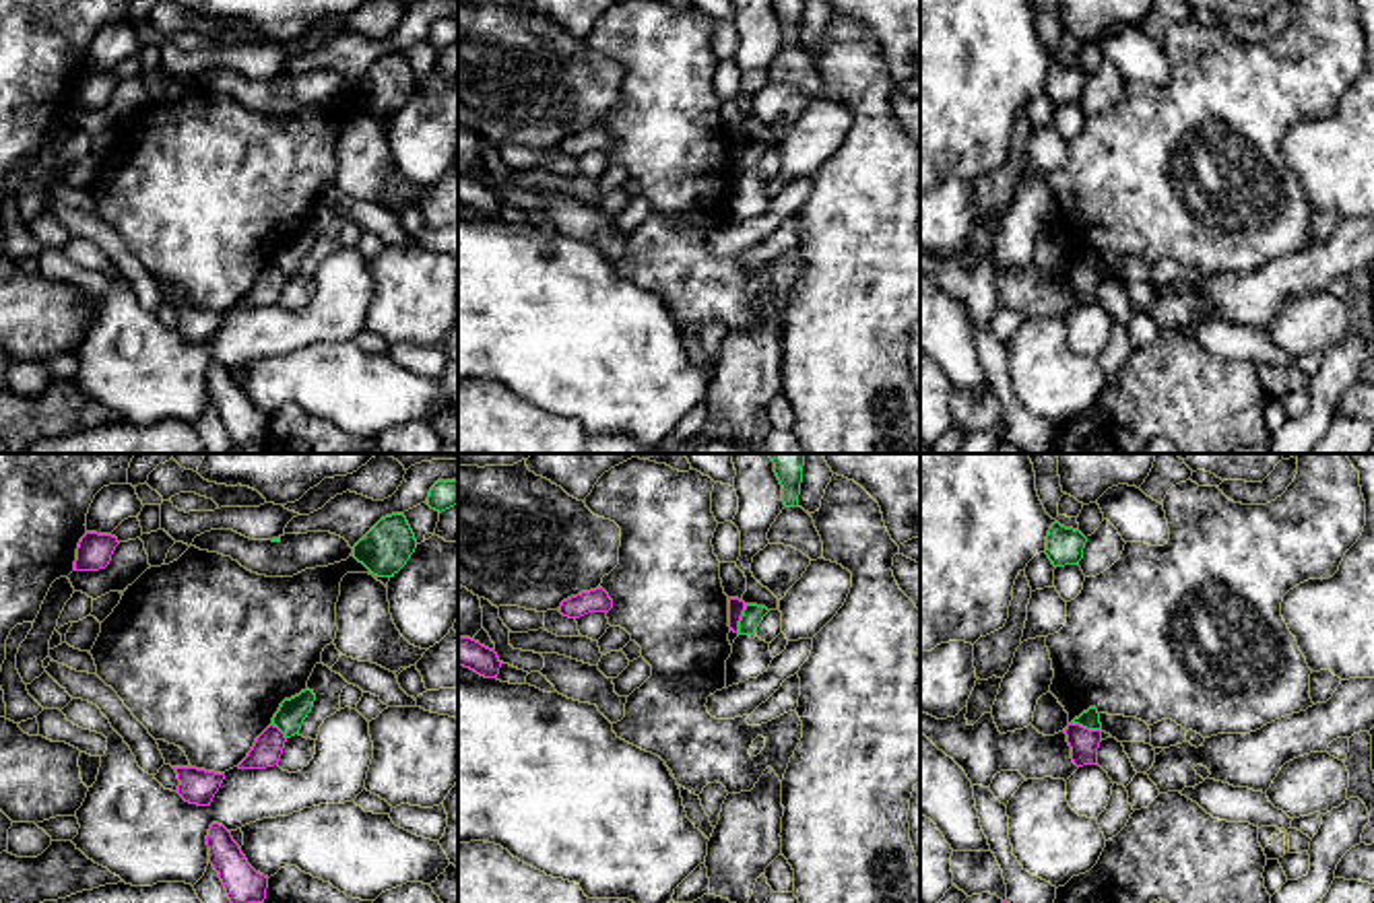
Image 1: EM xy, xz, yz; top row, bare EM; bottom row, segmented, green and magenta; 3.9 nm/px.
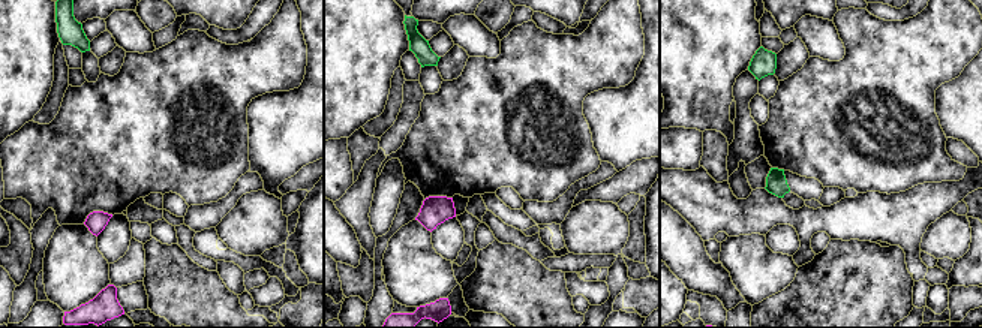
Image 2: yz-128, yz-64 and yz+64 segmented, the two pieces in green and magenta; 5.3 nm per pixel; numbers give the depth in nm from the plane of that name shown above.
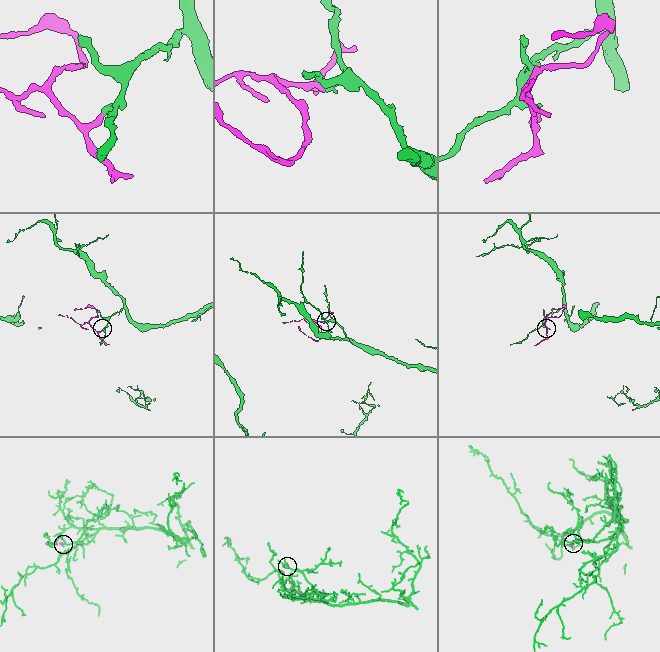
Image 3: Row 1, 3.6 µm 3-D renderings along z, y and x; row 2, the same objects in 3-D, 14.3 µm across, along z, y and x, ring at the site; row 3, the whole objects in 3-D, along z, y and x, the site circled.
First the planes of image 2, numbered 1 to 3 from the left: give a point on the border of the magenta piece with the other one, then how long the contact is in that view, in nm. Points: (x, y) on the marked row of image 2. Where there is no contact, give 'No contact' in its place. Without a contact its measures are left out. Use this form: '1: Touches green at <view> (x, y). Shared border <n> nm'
1: No contact
2: No contact
3: No contact

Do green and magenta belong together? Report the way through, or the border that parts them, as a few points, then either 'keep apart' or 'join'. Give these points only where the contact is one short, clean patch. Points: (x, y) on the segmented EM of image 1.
border along yz (1071, 722), (1100, 730); keep apart

